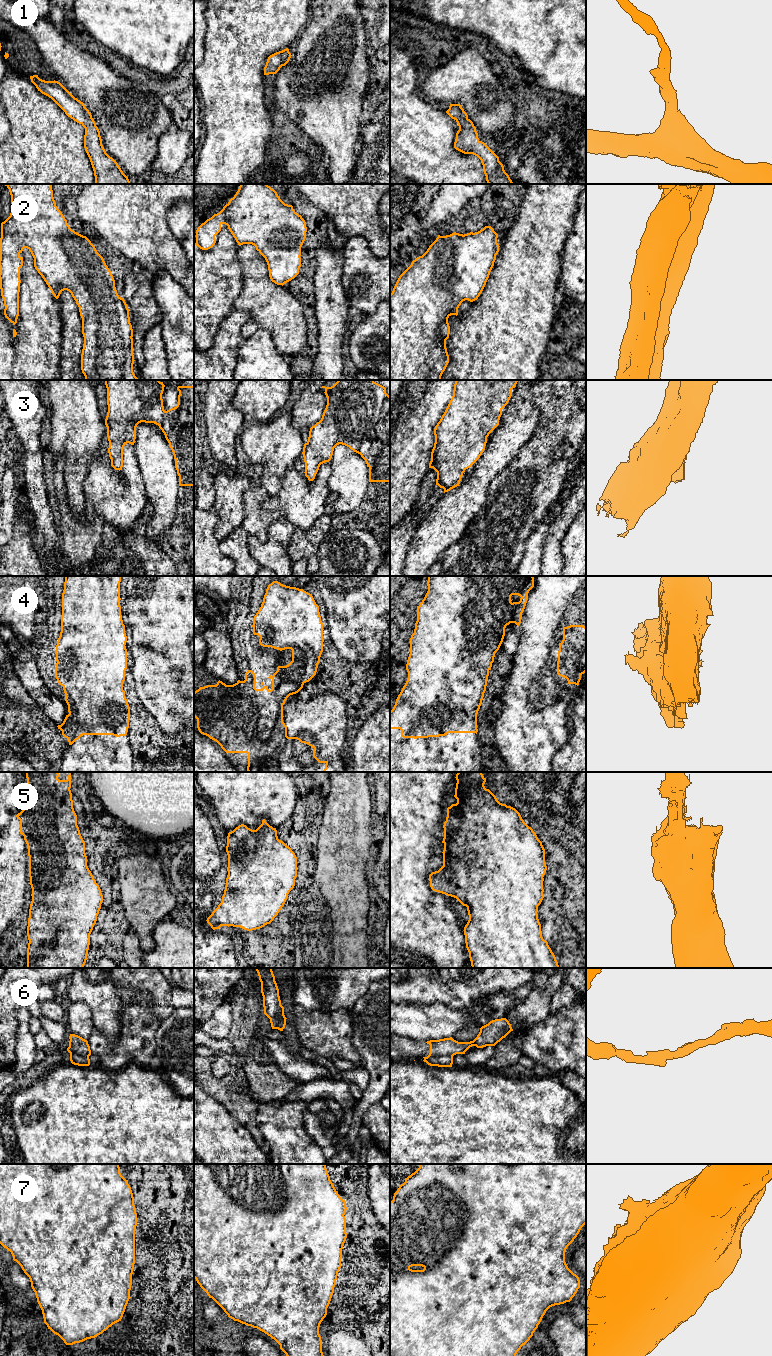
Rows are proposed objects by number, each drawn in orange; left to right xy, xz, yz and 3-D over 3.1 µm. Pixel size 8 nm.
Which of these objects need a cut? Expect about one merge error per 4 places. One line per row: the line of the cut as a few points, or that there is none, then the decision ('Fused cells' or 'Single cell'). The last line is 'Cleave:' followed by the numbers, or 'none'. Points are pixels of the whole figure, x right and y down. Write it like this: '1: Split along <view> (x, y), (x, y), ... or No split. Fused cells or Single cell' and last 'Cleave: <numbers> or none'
1: No split. Single cell
2: No split. Single cell
3: No split. Single cell
4: No split. Single cell
5: No split. Single cell
6: Split along yz (428, 1055), (450, 1055), (452, 1057). Fused cells
7: No split. Single cell
Cleave: 6

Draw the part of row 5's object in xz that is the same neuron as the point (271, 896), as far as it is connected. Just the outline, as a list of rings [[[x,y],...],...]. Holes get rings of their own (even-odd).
[[[265,819],[256,830],[241,824],[229,832],[226,852],[228,875],[224,894],[221,903],[207,918],[207,923],[213,930],[221,926],[233,926],[247,931],[270,924],[295,886],[297,877],[295,853],[278,839],[276,828],[270,826]]]

